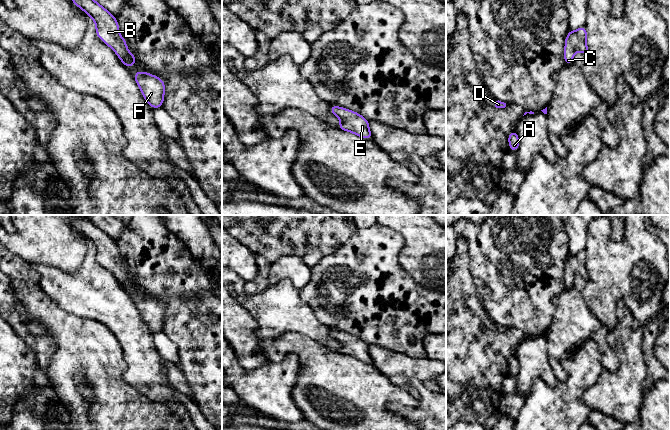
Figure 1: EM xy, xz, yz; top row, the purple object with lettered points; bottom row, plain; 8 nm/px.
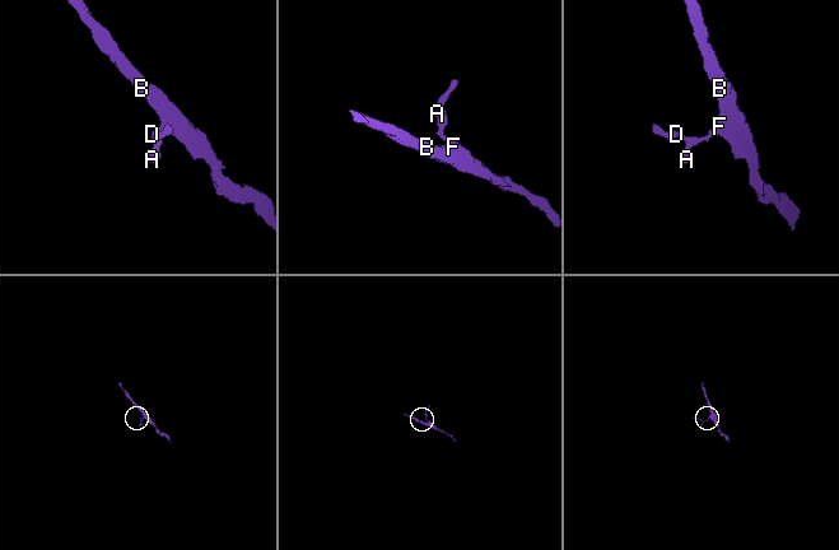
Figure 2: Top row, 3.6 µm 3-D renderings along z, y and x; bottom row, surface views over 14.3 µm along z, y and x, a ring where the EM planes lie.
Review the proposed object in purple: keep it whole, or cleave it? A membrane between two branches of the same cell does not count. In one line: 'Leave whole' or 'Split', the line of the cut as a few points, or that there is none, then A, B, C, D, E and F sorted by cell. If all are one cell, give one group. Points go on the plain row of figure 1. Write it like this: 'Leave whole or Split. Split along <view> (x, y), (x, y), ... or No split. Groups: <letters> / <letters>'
Leave whole. No split. Groups: A B C D E F

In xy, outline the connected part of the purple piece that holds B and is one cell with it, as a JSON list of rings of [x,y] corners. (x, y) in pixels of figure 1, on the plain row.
[[[70,217],[73,227],[86,236],[96,248],[96,259],[117,278],[127,292],[132,291],[136,282],[127,274],[125,263],[119,258],[116,242],[86,217]]]

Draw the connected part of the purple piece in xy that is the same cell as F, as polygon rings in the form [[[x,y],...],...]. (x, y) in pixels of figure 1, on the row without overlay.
[[[137,295],[134,302],[149,330],[152,332],[162,331],[165,316],[163,304],[143,295]]]

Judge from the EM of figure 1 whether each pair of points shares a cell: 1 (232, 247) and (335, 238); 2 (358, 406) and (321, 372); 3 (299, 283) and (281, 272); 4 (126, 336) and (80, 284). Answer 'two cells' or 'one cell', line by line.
1: two cells
2: one cell
3: one cell
4: one cell

